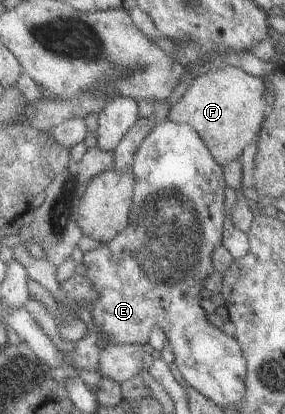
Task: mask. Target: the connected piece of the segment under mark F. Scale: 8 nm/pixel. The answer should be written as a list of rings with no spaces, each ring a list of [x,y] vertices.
[[[226,63],[225,67],[211,67],[207,73],[198,74],[187,87],[187,91],[183,93],[183,97],[175,105],[170,106],[168,119],[173,123],[190,125],[199,134],[215,161],[224,167],[227,163],[239,159],[245,146],[258,139],[263,117],[265,117],[264,113],[268,108],[265,97],[265,79]]]

